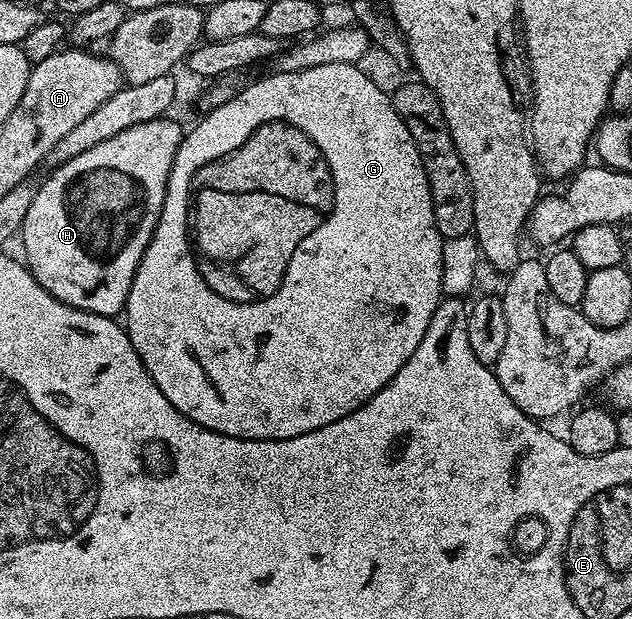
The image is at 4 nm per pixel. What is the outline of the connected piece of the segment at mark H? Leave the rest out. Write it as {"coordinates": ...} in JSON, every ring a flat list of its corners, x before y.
{"coordinates":[[166,115,157,119,151,119,147,123,139,123,135,127,127,127,125,131,119,131,119,135,111,135,111,139,103,139,103,143,95,143,95,147,87,147,79,155,67,159,61,165,52,170,53,173,45,182,37,185,37,194,27,210,27,219,23,219,19,242,25,248,24,264,27,266,29,274,39,283,43,291,50,294,55,299,70,305,73,309,82,309,95,315,116,318,124,310,125,300,131,291,131,283,143,255,153,238,155,227,159,223,159,215,163,211,163,203,167,195,167,183,169,182,169,172,173,166,173,160,177,154,177,148,181,146,183,128,177,121,172,121,172,116]]}

